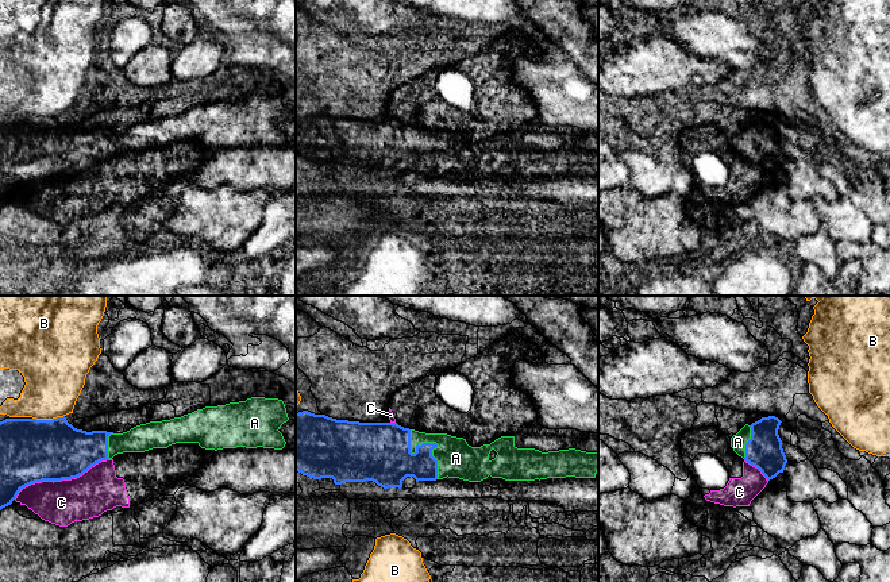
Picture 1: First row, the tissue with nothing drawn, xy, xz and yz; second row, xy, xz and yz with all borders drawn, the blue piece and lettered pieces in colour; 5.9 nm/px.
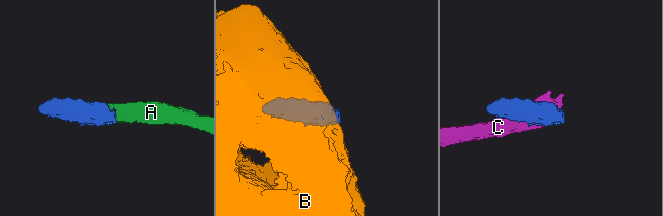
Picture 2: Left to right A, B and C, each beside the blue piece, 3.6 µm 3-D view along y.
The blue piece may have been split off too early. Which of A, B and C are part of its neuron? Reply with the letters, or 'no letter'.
A

